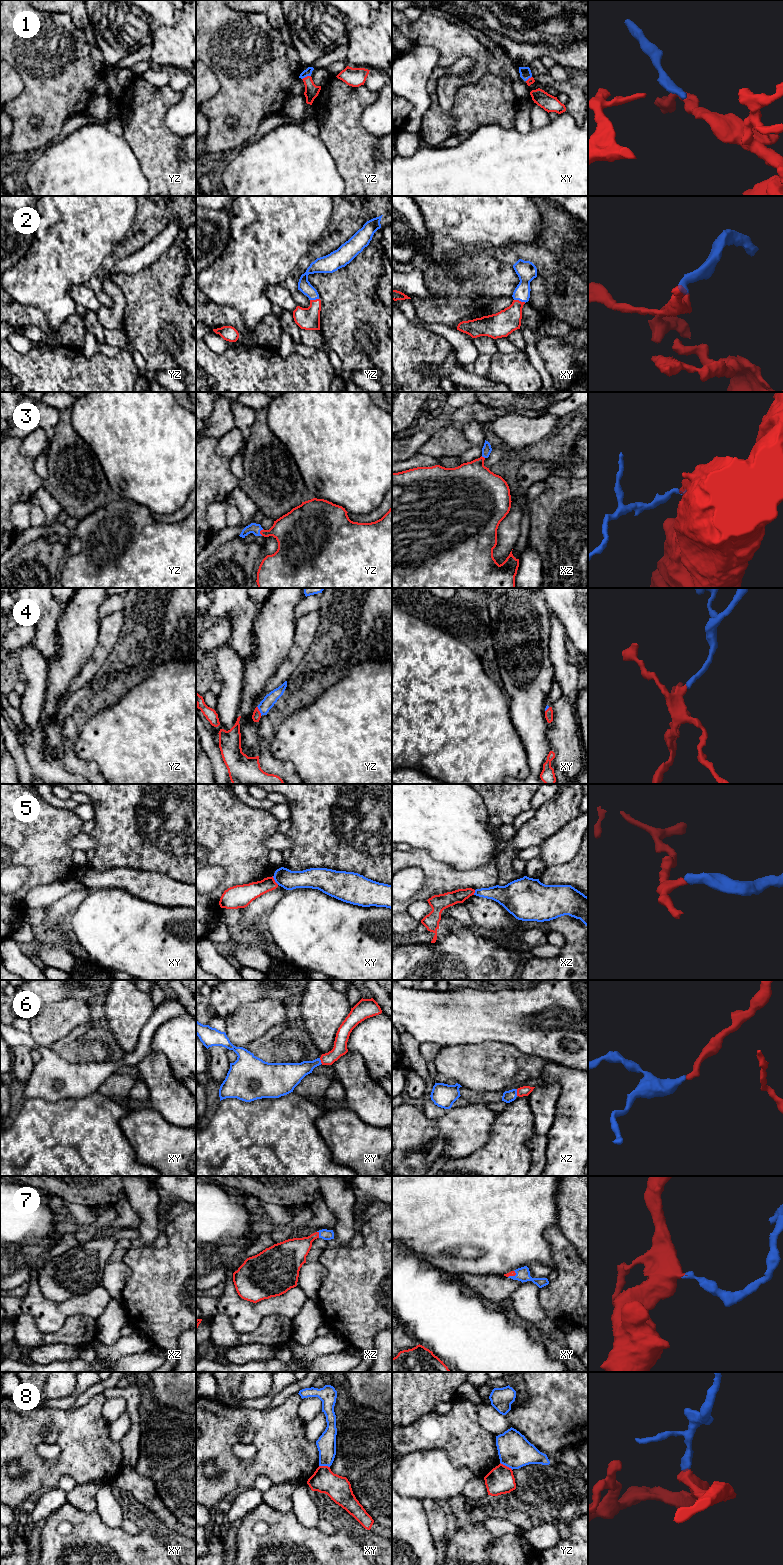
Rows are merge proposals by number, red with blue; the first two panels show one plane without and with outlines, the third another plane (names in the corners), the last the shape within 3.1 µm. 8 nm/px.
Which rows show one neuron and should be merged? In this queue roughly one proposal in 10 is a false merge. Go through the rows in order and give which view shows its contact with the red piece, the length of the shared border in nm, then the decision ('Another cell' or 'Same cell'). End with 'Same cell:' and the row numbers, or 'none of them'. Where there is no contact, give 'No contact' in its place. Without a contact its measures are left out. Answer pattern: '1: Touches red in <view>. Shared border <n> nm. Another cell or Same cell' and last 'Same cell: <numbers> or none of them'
1: Touches red in yz. Shared border 80 nm. Same cell
2: Touches red in xy. Shared border 100 nm. Same cell
3: Touches red in yz. Shared border 60 nm. Same cell
4: Touches red in yz. Shared border 90 nm. Same cell
5: Touches red in xy. Shared border 90 nm. Another cell
6: Touches red in xz. Shared border 60 nm. Same cell
7: Touches red in xz. Shared border 60 nm. Same cell
8: Touches red in yz. Shared border 120 nm. Another cell
Same cell: 1, 2, 3, 4, 6, 7

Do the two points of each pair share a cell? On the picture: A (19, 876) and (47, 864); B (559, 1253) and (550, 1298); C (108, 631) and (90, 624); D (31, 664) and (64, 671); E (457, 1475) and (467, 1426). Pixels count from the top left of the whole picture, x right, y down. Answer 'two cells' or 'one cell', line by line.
A: two cells
B: one cell
C: two cells
D: two cells
E: two cells

